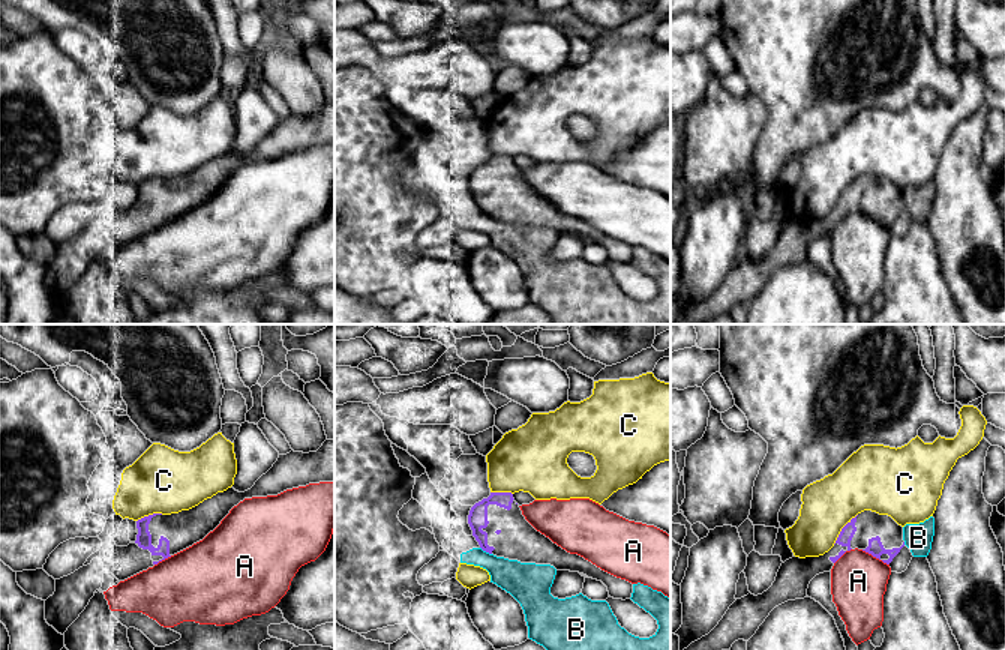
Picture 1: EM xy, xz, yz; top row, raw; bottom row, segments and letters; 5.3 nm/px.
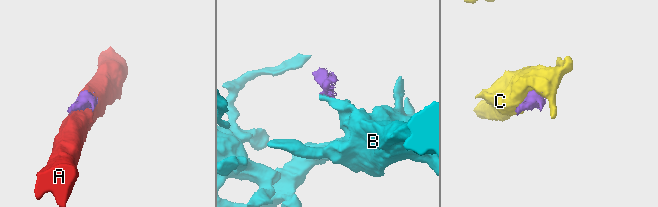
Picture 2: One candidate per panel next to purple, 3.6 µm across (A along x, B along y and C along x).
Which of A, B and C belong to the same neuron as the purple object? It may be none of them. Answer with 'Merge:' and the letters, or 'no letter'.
Merge: no letter

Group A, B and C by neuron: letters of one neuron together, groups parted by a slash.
A / B / C

